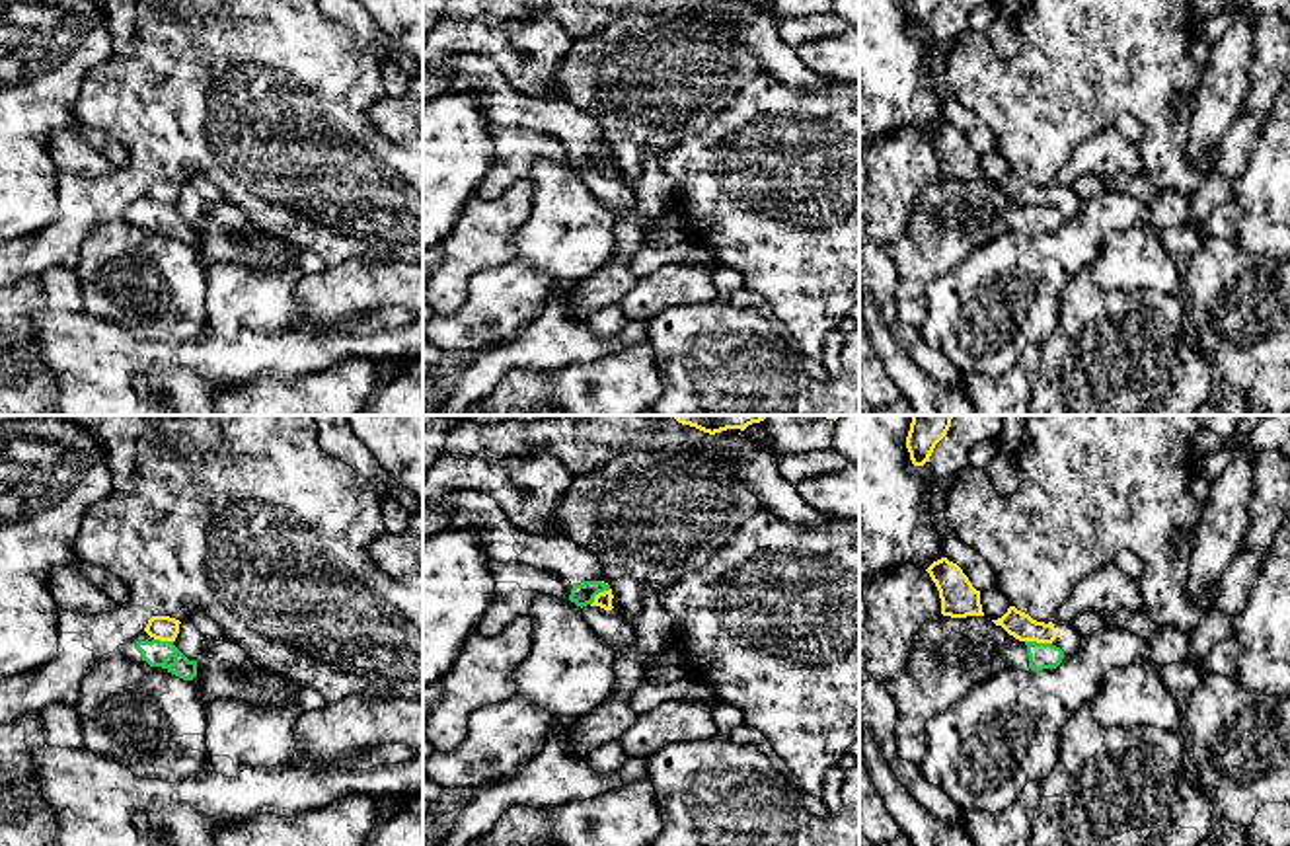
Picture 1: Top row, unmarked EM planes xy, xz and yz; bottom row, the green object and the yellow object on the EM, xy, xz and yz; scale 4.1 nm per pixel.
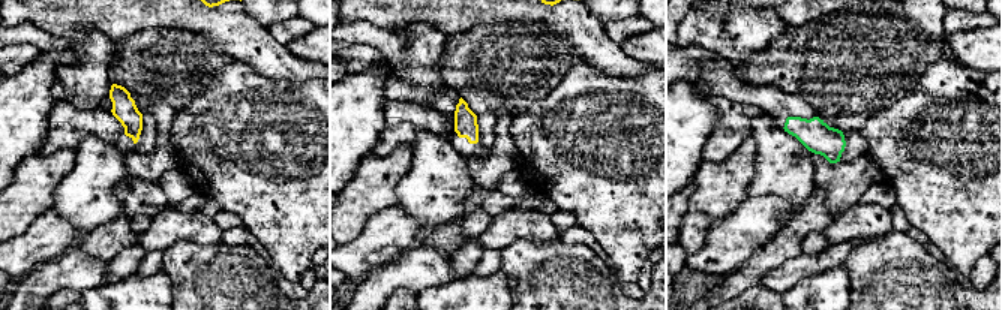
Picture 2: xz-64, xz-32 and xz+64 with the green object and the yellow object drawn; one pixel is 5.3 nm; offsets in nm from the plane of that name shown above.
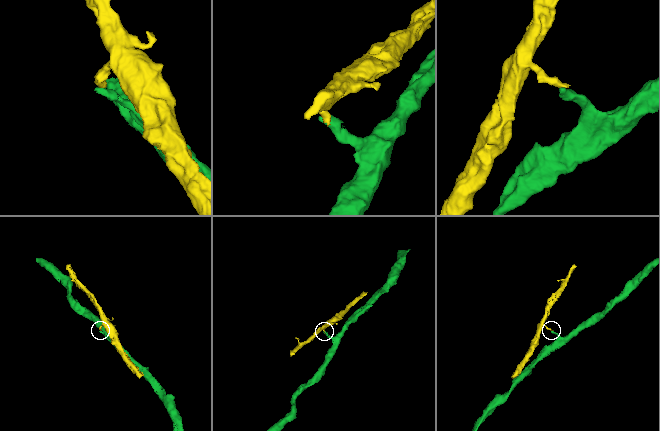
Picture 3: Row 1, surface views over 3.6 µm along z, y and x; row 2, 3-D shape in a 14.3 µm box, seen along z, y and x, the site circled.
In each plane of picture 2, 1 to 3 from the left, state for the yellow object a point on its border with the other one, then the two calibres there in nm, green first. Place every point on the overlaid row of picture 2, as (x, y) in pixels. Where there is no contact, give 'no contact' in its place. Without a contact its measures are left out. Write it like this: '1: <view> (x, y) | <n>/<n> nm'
1: no contact
2: no contact
3: no contact

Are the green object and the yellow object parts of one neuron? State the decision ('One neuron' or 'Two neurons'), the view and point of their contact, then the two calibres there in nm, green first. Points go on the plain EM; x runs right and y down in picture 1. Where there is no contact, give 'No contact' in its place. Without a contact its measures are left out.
Two neurons. Touches green at yz (1039, 207). Thickness 110 nm (green) against 110 nm

